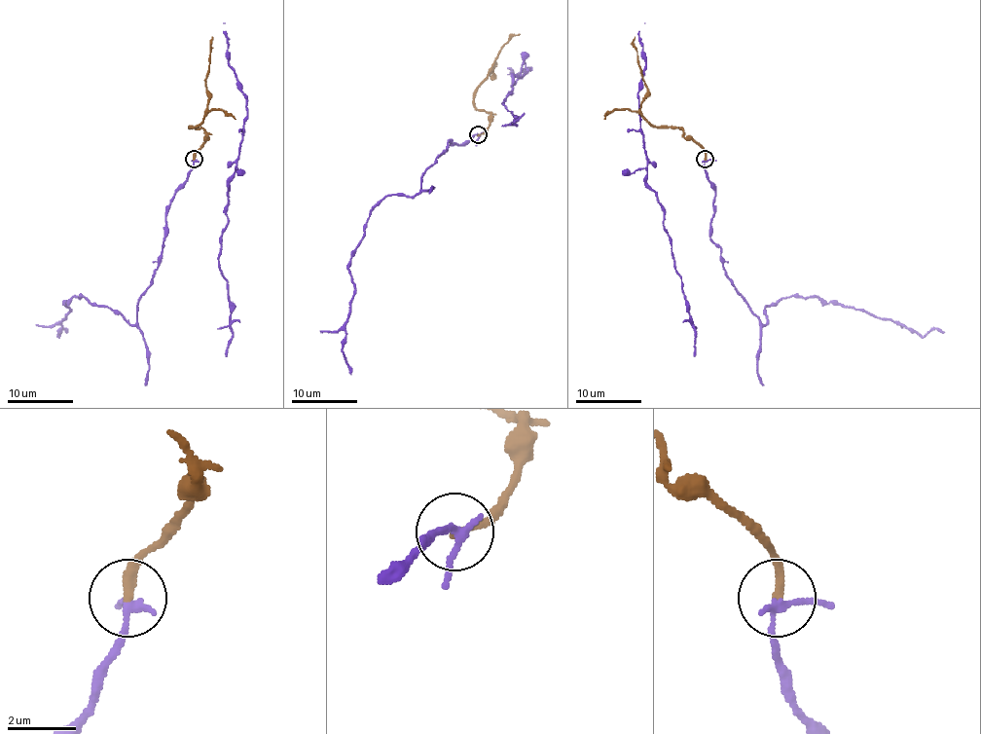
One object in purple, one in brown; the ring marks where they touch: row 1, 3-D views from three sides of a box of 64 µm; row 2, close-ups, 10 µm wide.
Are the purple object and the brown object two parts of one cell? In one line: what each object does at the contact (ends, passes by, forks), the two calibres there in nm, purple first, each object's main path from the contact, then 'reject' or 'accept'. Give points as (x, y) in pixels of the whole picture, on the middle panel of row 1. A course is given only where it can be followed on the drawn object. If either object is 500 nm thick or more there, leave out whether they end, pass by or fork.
purple passes by; brown ends; calibres 190 and 300 nm; course purple (478, 135), (450, 140), (418, 193), (385, 196), (366, 222), (348, 268), (354, 294), (342, 351), (351, 375); course brown (478, 135), (488, 128), (489, 114), (474, 106), (474, 90), (490, 69), (492, 75), (497, 64); accept

